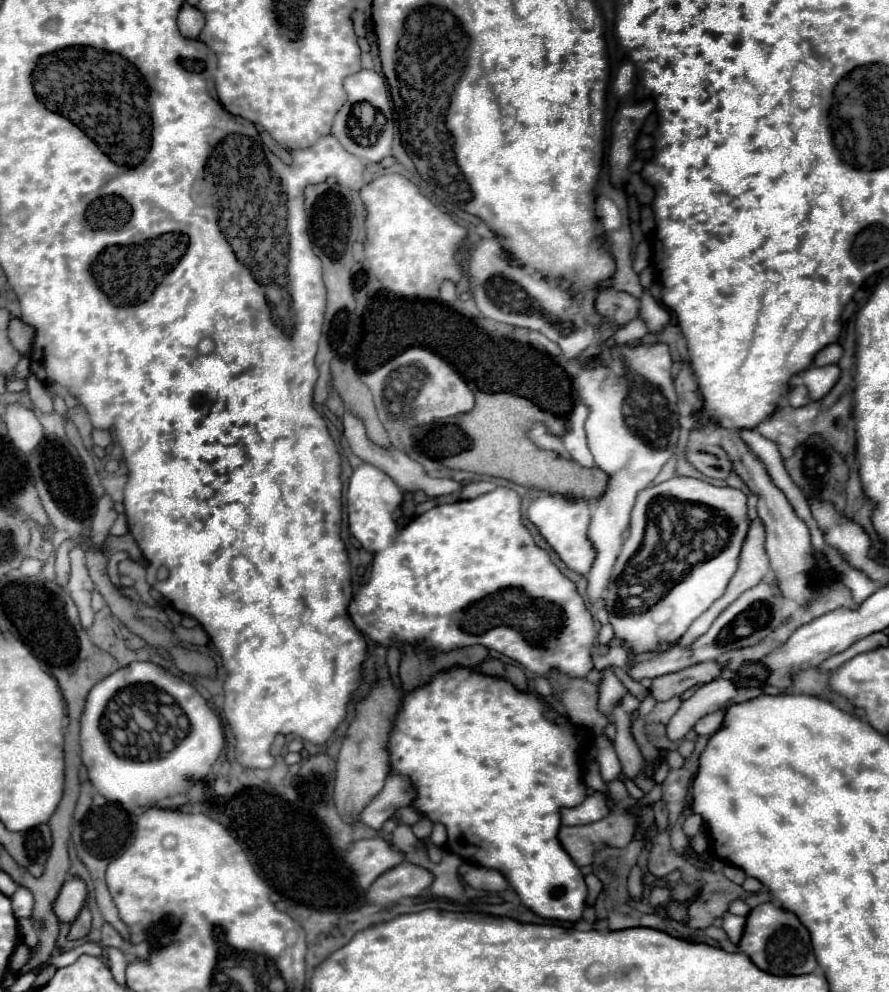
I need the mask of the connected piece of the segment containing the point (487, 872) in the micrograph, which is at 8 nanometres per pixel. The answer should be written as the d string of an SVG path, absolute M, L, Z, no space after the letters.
M464 863L460 867L460 875L474 889L484 889L484 891L494 891L494 893L508 889L508 881L500 871L494 871L476 863Z

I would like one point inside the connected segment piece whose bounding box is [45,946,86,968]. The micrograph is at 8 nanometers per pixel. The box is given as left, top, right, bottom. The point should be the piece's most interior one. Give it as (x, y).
(69, 957)

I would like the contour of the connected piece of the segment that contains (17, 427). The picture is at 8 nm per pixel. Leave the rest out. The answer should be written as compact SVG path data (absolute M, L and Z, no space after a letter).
M10 403L4 413L4 423L8 427L10 441L22 451L30 453L30 449L36 449L42 443L44 431L36 417L36 413L20 403Z

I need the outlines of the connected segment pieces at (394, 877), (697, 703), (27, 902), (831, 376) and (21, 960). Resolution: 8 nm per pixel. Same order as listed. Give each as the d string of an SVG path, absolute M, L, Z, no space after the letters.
M404 861L402 865L396 865L378 877L378 881L374 881L374 885L368 889L366 899L372 905L386 905L402 897L416 897L426 887L430 887L432 881L434 875L428 869Z
M730 679L710 681L702 687L698 687L692 697L682 701L676 715L668 721L668 737L678 741L694 727L694 723L700 717L704 717L720 707L730 707L734 703L750 701L762 693L764 693L762 687L752 687L752 685L736 687L736 683Z
M18 887L18 891L12 895L14 915L16 915L18 919L22 919L22 917L32 917L32 905L34 905L34 899L30 897L30 891Z
M826 365L826 367L810 367L808 371L804 371L802 375L804 385L808 387L808 391L812 391L810 397L824 397L834 383L840 377L840 367L838 365Z
M20 943L20 945L16 947L16 951L14 951L14 955L12 955L10 969L12 969L12 971L20 971L20 967L24 967L24 965L28 963L28 959L30 959L30 949L28 949L24 943Z

